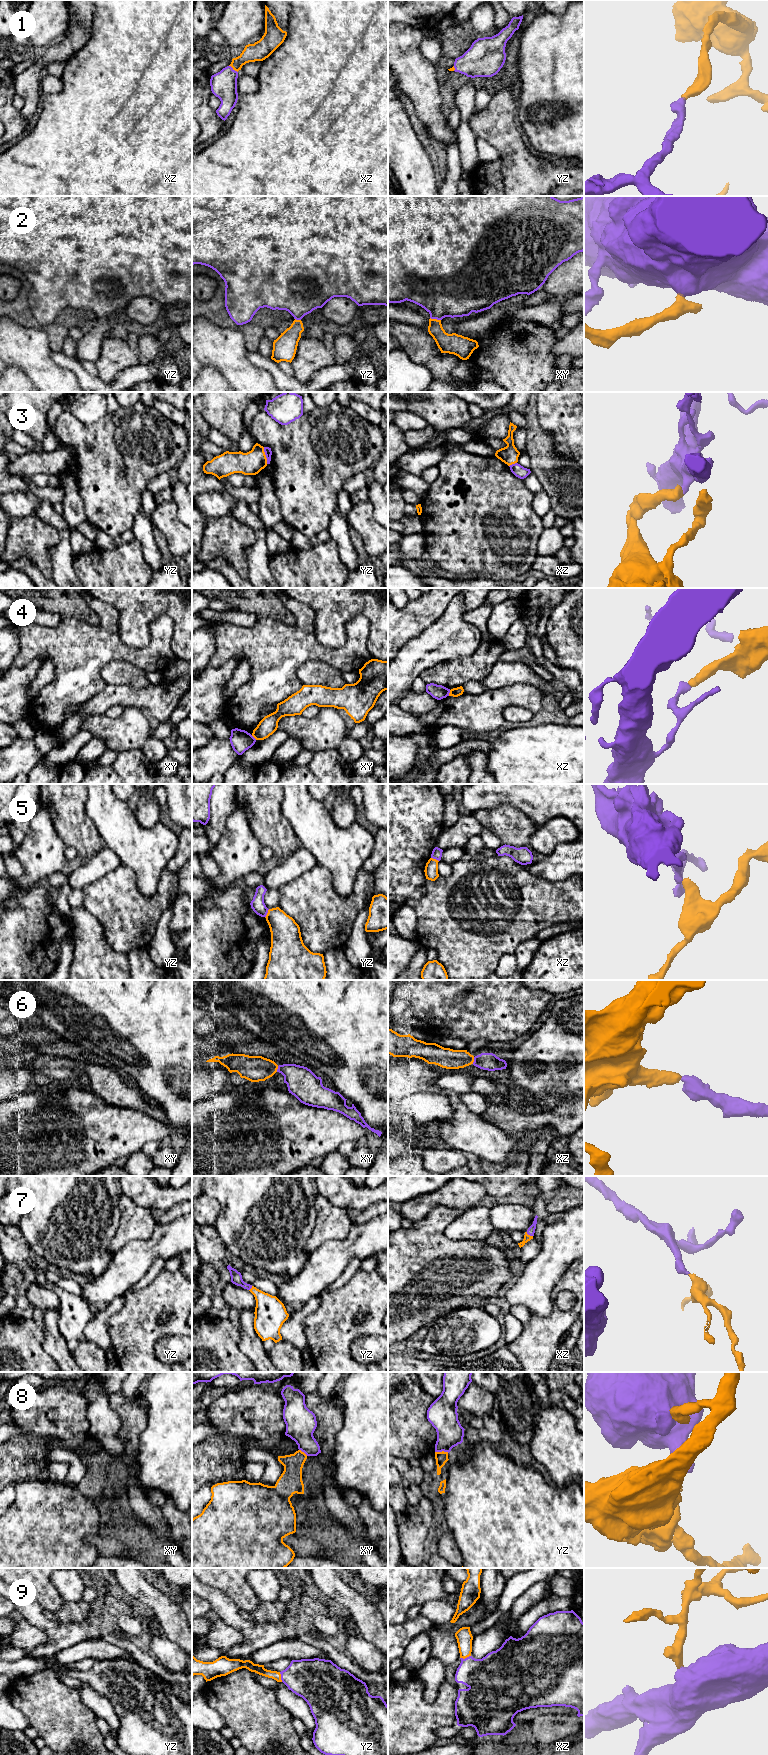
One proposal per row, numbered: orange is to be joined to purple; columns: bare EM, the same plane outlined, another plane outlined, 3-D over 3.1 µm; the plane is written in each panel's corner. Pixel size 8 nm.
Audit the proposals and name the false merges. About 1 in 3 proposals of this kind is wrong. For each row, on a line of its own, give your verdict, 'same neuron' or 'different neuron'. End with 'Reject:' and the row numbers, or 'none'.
1: same neuron
2: same neuron
3: same neuron
4: different neuron
5: different neuron
6: same neuron
7: same neuron
8: different neuron
9: same neuron
Reject: 4, 5, 8

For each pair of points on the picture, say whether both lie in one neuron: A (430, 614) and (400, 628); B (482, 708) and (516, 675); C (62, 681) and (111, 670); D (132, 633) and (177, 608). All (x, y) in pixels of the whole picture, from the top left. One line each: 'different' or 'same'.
A: same
B: different
C: different
D: same

